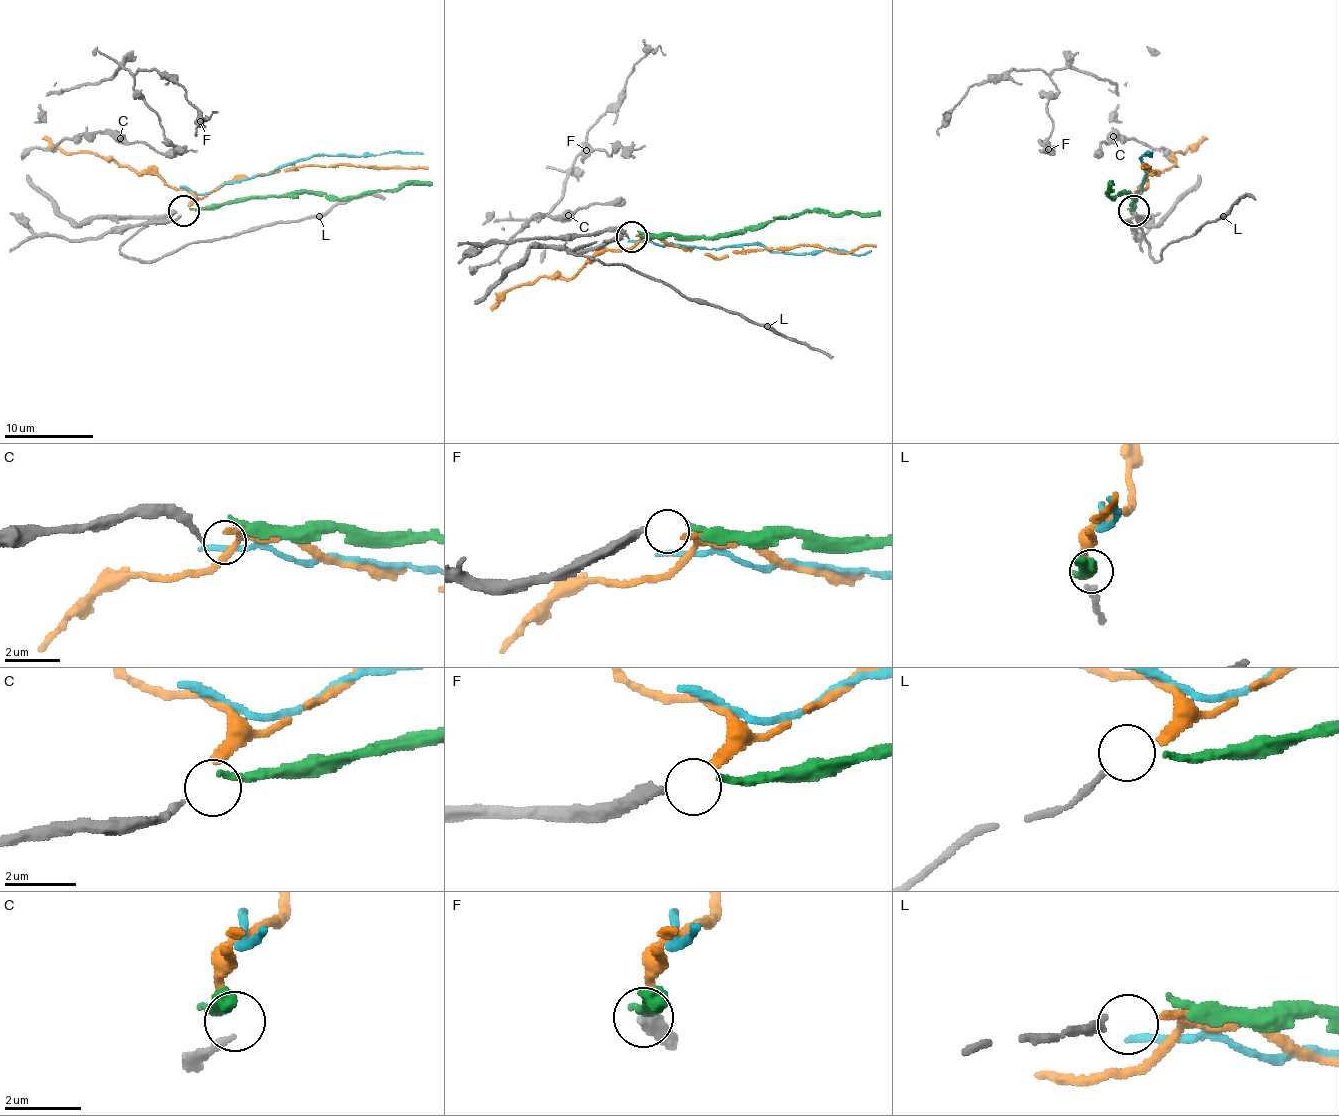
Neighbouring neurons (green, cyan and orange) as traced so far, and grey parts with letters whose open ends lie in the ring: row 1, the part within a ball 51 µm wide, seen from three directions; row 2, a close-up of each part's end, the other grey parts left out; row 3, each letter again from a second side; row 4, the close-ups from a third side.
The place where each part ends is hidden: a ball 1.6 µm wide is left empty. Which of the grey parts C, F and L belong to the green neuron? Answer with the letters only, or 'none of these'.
F

